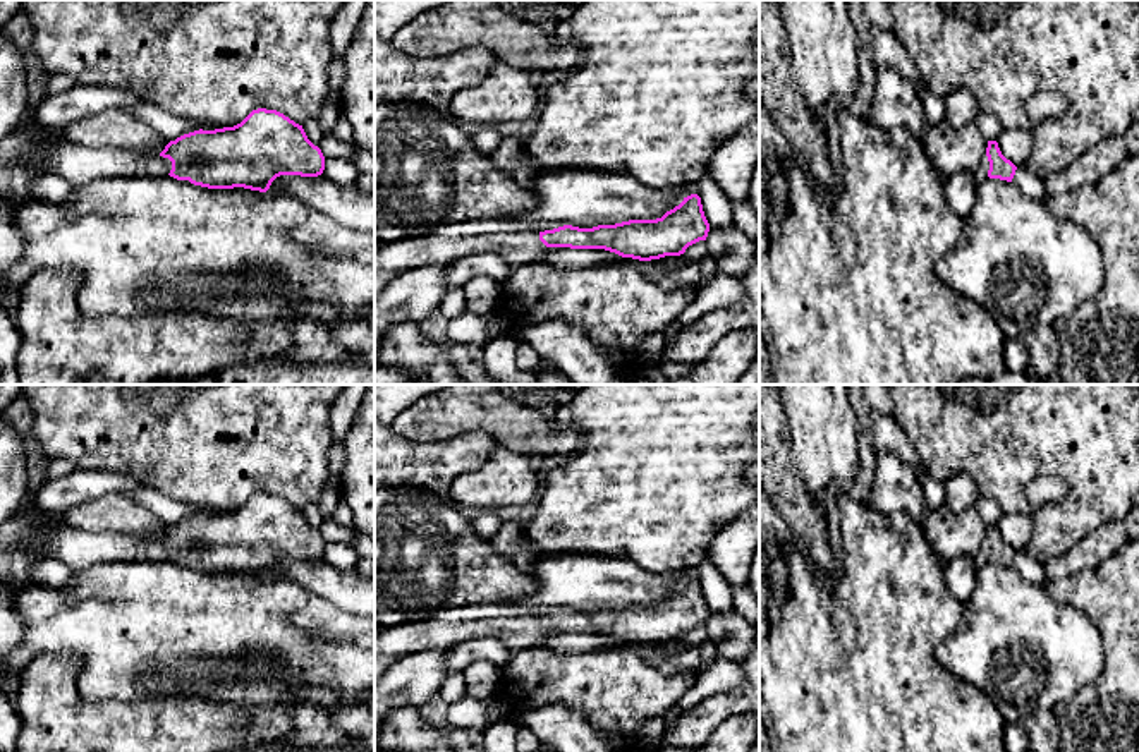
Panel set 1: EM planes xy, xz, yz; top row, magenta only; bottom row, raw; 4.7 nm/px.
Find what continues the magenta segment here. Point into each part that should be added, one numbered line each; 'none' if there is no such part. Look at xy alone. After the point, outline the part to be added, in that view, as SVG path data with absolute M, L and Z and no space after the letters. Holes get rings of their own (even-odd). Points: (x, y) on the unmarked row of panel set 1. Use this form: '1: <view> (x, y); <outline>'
1: xy (79, 550); M65 522L55 525L43 544L43 553L64 561L74 573L115 561L174 563L168 560L172 555L168 543L141 541L112 532L86 532L72 529Z

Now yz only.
1: yz (981, 557); M984 539L984 541L981 543L981 549L972 556L972 558L974 558L974 565L976 565L978 568L988 565L988 563L990 563L990 561L988 561L988 555L990 555L990 546L988 546L988 541Z

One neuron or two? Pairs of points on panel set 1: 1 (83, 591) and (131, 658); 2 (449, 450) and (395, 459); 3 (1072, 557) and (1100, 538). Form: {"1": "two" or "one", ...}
{"1": "one", "2": "one", "3": "one"}

